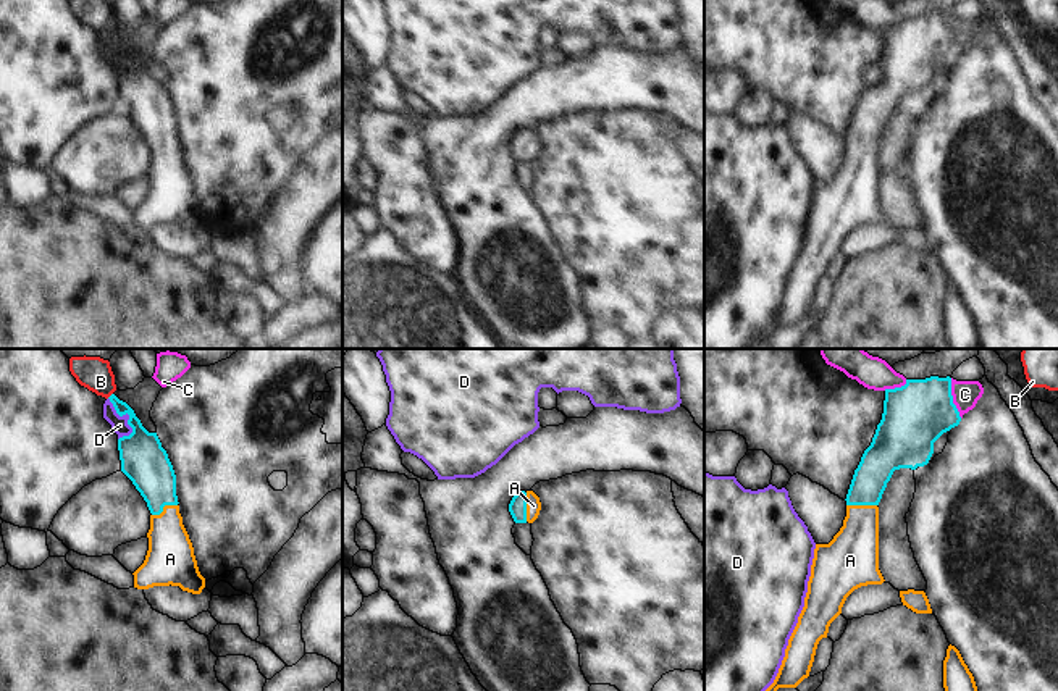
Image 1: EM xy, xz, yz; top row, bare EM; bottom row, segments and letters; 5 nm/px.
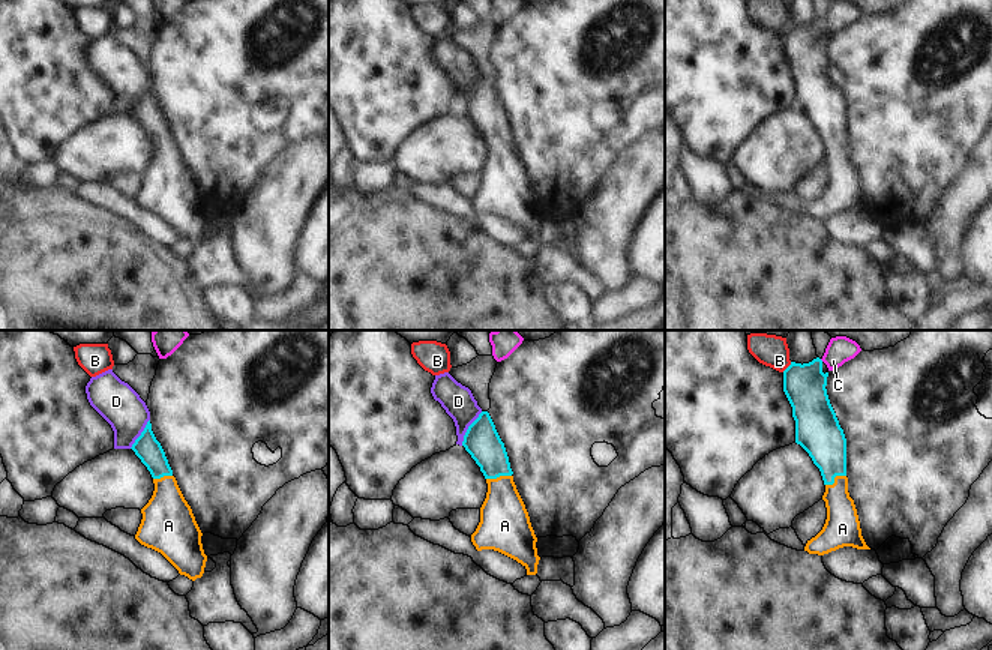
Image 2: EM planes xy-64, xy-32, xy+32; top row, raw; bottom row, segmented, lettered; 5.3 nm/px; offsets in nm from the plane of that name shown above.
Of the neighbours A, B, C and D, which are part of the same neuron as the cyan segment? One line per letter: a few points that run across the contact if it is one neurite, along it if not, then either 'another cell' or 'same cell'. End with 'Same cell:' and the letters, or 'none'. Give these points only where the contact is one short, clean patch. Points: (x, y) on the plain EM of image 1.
A: line yz (881, 97), (861, 142), (861, 165), (853, 191); same cell
B: another cell
C: line yz (950, 16), (952, 41), (961, 55); another cell
D: line xy (109, 36), (120, 54), (128, 54), (131, 67), (128, 75); another cell
Same cell: A

